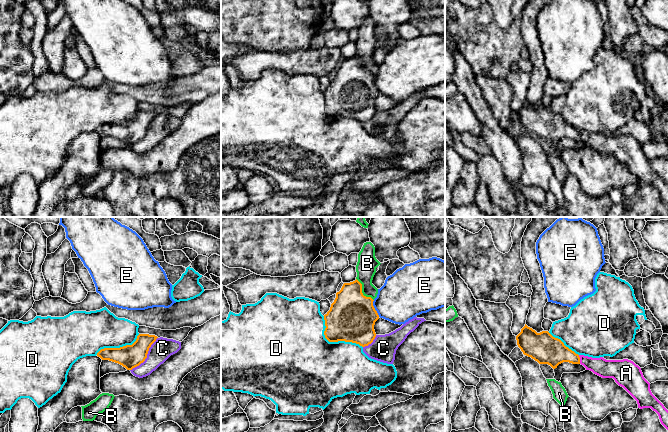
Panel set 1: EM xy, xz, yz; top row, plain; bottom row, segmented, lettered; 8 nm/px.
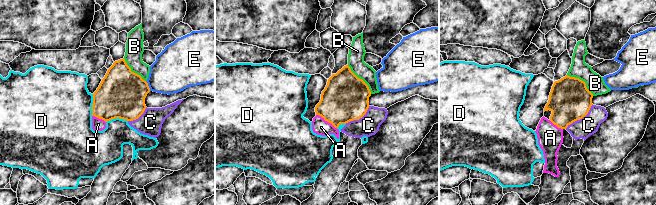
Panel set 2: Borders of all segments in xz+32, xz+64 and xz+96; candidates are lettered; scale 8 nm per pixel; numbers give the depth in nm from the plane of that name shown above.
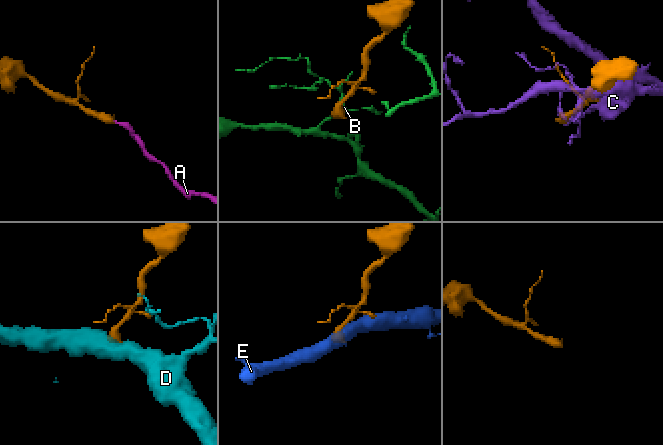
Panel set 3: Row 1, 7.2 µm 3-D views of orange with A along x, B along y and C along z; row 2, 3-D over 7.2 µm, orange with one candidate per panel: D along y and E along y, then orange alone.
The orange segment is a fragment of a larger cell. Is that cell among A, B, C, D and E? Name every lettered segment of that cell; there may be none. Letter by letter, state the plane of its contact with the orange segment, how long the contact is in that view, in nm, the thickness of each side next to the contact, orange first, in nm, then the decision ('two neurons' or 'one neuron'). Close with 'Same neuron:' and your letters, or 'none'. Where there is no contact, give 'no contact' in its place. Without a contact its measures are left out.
A: yz | 70 nm | 220/150 nm | one neuron
B: xz | 240 nm | 380/160 nm | two neurons
C: xy | 340 nm | 190/170 nm | two neurons
D: xz | 400 nm | 380/480 nm | two neurons
E: xz | 140 nm | 380/360 nm | two neurons
Same neuron: A

